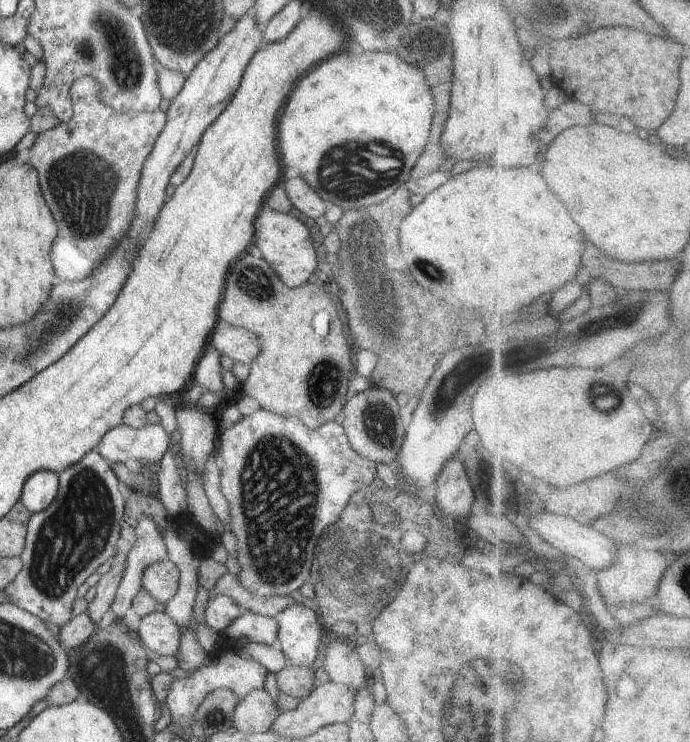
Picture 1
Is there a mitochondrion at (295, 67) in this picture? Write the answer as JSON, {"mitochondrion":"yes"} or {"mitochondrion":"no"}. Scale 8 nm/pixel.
{"mitochondrion":"no"}

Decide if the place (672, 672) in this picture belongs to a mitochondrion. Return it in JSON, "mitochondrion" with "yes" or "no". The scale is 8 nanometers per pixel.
{"mitochondrion":"no"}

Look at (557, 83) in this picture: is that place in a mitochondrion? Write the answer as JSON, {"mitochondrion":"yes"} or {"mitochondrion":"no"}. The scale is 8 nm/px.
{"mitochondrion":"no"}

